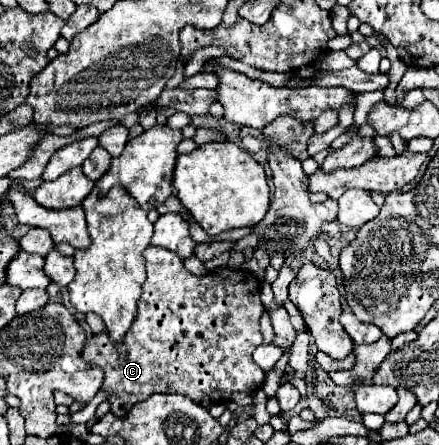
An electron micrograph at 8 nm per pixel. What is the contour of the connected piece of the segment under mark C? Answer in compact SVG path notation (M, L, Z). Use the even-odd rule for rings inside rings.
M149 246L143 256L147 262L147 280L139 300L139 316L127 334L127 344L123 344L123 348L115 348L107 340L107 334L101 332L93 336L83 350L83 360L97 364L105 374L101 390L107 392L111 412L123 418L135 404L145 402L153 392L181 394L193 402L209 400L217 404L227 404L235 392L257 392L265 380L265 372L251 358L253 350L263 344L259 318L265 308L259 298L261 282L257 276L253 272L233 268L221 268L209 272L207 276L195 276L187 272L179 256L155 246Z

